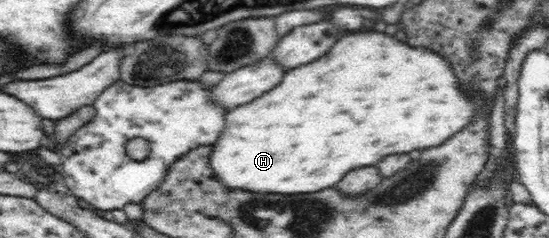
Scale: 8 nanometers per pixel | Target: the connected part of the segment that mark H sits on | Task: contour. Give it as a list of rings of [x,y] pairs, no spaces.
[[[370,29],[367,31],[368,33],[352,33],[352,35],[340,37],[338,43],[334,45],[334,49],[326,57],[322,57],[310,65],[302,65],[286,71],[282,81],[275,85],[274,89],[264,93],[245,107],[234,109],[233,112],[225,116],[225,130],[220,139],[213,143],[216,151],[213,152],[212,167],[226,186],[231,190],[243,189],[252,192],[258,191],[258,193],[260,191],[262,193],[286,193],[286,195],[290,195],[290,193],[316,193],[316,191],[322,191],[322,189],[336,185],[348,173],[354,172],[356,169],[377,166],[378,161],[384,159],[386,155],[400,155],[400,153],[410,153],[414,149],[430,149],[430,147],[442,145],[446,139],[450,139],[452,135],[462,131],[474,119],[474,115],[478,111],[482,111],[484,95],[476,93],[474,97],[470,97],[468,93],[464,93],[462,87],[458,85],[454,69],[446,57],[442,57],[434,51],[428,51],[428,49],[410,47],[408,43],[386,37],[384,33],[370,33]]]

